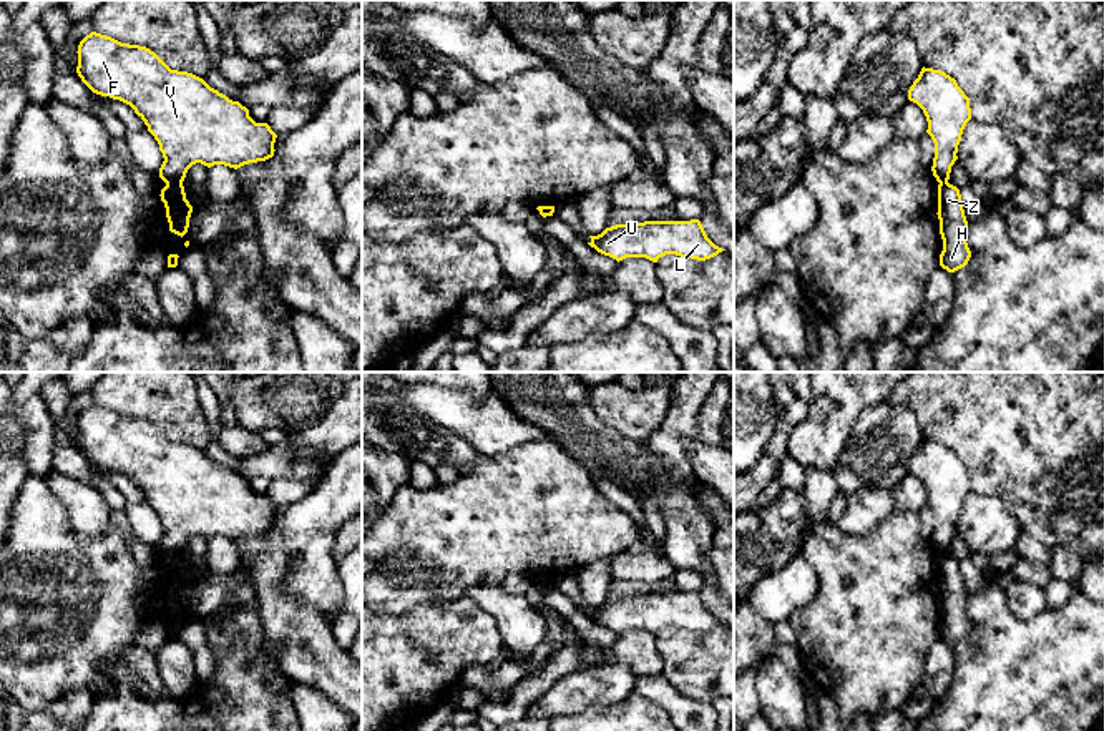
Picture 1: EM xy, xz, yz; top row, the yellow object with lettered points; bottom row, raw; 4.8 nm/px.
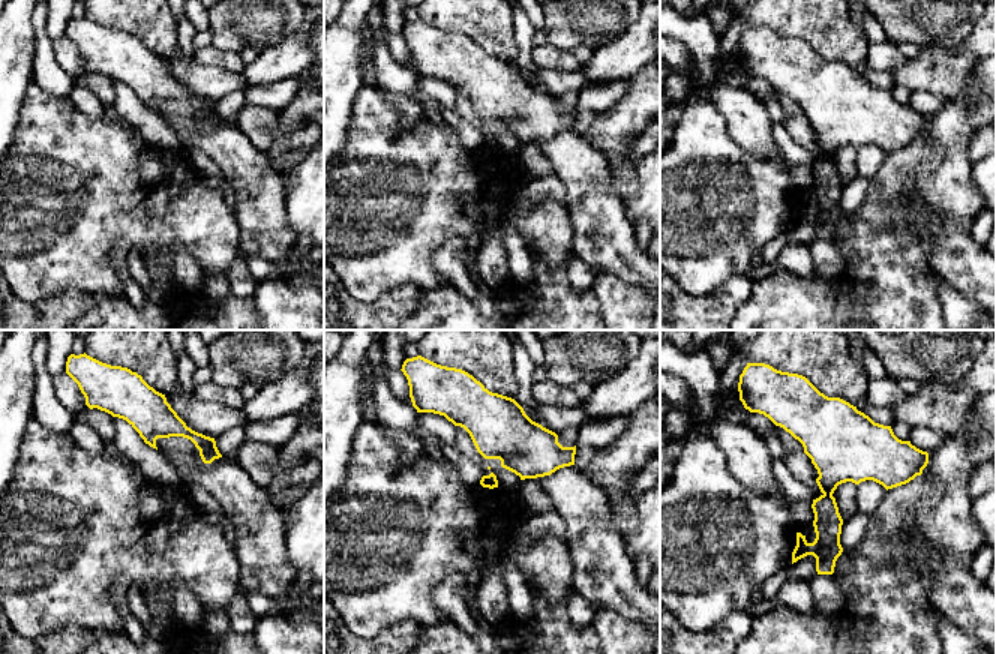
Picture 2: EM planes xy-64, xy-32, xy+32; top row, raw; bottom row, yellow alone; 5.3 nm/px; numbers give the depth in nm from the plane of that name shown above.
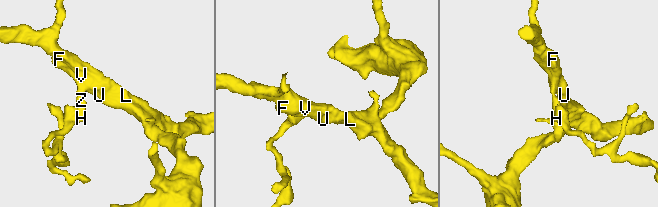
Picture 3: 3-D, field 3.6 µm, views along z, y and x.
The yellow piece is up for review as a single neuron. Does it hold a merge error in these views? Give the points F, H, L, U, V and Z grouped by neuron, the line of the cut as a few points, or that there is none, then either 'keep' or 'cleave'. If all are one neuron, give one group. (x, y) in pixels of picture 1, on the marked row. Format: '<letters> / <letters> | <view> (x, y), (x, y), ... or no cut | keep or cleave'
F L U V / H Z | xy (181, 181), (170, 181), (166, 185) | cleave

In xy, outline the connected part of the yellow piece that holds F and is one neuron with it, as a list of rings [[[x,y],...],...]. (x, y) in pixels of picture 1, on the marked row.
[[[91,32],[80,42],[76,53],[76,73],[81,81],[96,95],[129,105],[144,121],[163,153],[159,178],[166,184],[183,183],[196,163],[237,169],[274,156],[277,135],[267,123],[256,123],[246,106],[211,88],[203,78],[171,70],[149,48]]]

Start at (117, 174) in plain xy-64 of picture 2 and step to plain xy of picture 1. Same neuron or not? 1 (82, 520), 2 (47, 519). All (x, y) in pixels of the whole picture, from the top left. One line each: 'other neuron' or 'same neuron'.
1: other neuron
2: same neuron

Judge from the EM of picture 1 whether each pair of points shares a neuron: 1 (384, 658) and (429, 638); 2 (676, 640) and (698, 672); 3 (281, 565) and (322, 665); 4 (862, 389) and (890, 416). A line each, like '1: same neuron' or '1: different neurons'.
1: same neuron
2: same neuron
3: same neuron
4: different neurons

